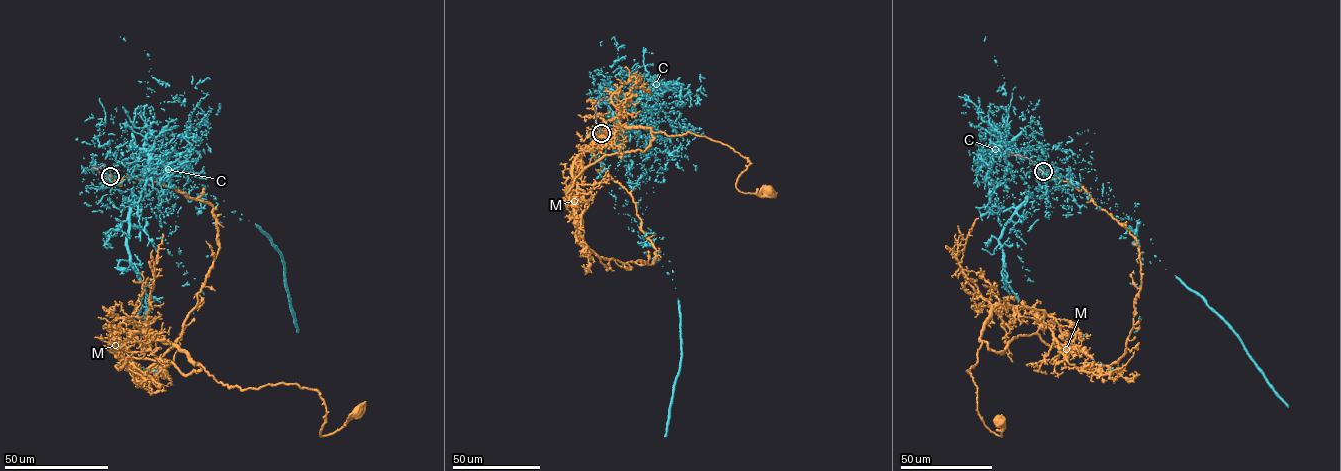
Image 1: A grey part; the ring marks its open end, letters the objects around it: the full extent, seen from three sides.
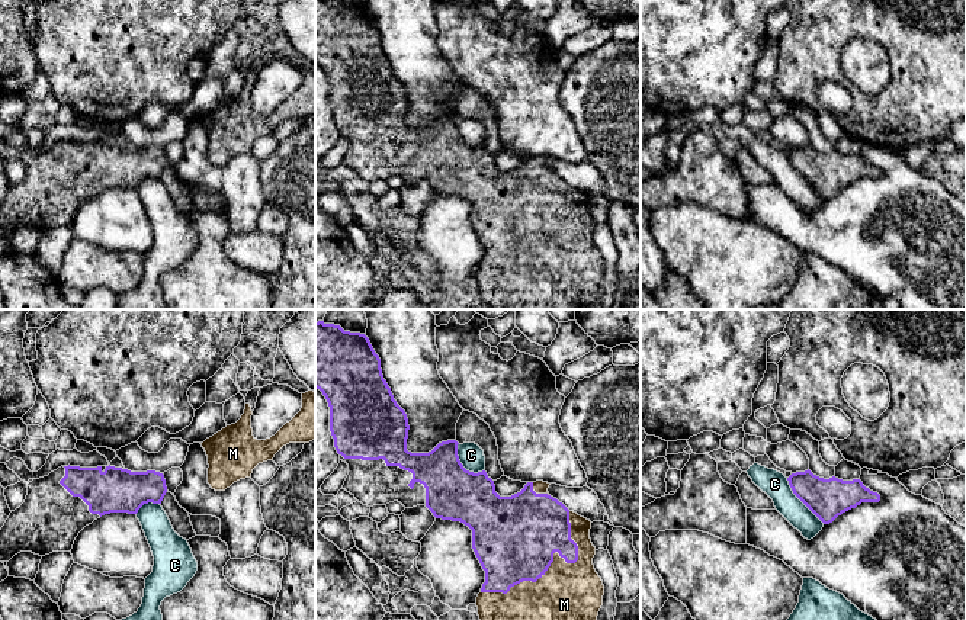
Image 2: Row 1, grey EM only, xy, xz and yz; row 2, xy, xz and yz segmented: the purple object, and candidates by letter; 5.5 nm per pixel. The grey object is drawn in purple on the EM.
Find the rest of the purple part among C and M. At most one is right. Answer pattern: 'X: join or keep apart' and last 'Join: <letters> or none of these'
C: keep apart
M: join
Join: M

